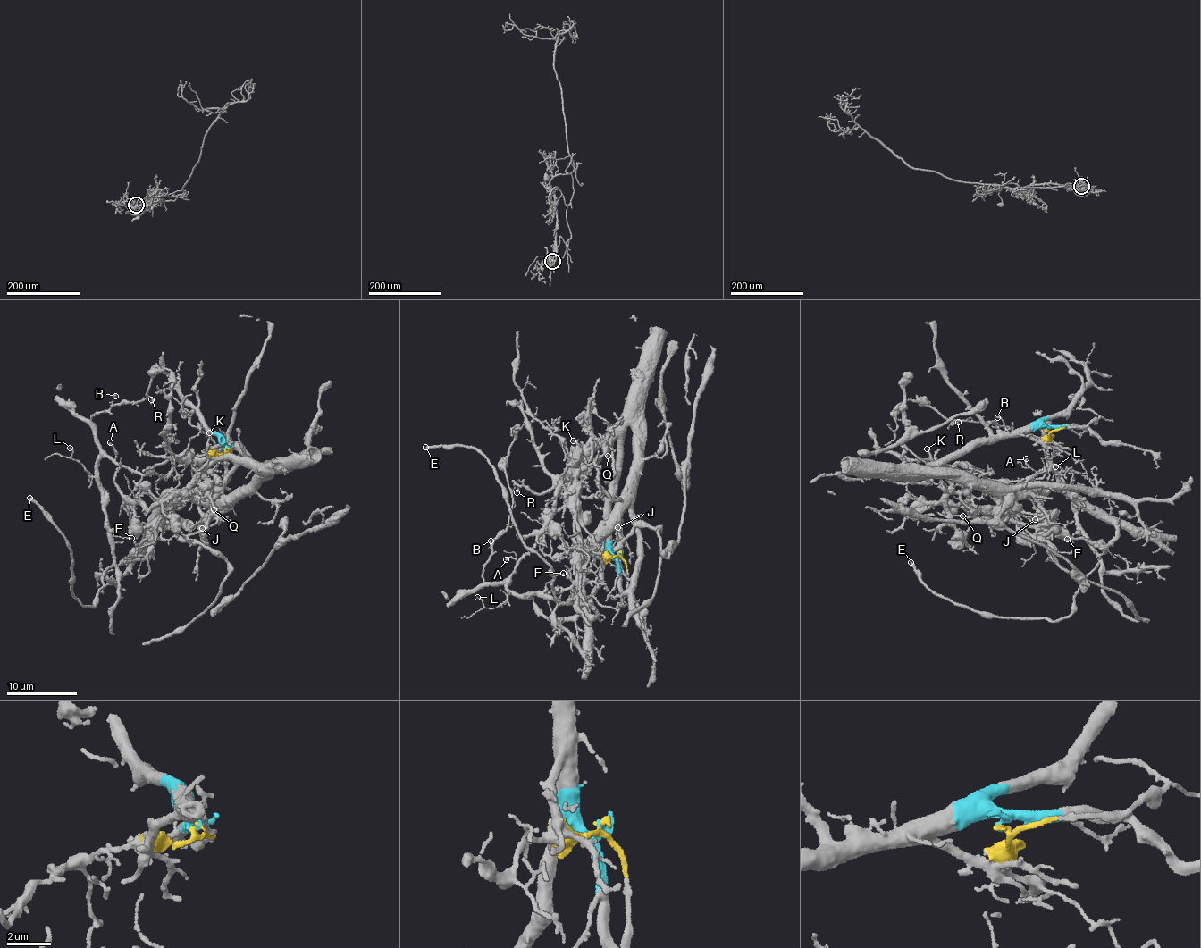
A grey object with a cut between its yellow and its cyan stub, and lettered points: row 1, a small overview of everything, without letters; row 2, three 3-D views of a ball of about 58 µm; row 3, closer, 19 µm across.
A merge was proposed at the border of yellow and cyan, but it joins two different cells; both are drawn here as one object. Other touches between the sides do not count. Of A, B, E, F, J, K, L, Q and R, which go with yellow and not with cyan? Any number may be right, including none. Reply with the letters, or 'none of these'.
A, B, E, F, L, R

